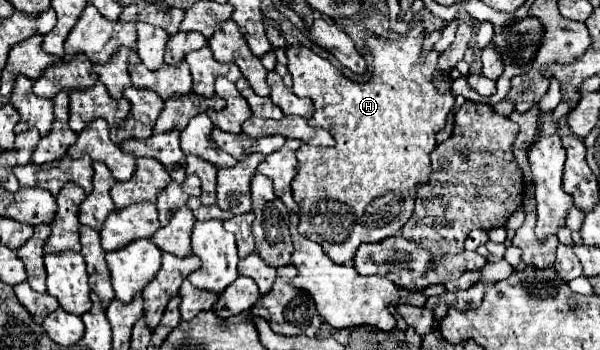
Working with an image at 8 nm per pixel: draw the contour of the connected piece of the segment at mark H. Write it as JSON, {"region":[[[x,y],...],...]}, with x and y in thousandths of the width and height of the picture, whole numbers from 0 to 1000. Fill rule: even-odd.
{"region":[[[695,66],[675,106],[652,123],[635,106],[612,111],[612,134],[622,151],[622,214],[612,237],[582,231],[545,169],[532,163],[515,134],[478,140],[478,197],[488,220],[488,266],[495,277],[515,277],[525,300],[515,357],[548,369],[562,403],[558,420],[505,414],[495,431],[498,489],[485,529],[488,569],[502,591],[498,666],[508,683],[535,700],[555,751],[585,751],[602,694],[632,694],[658,671],[688,609],[692,540],[715,517],[715,443],[728,420],[725,386],[742,363],[742,340],[758,294],[758,277],[752,271],[752,220],[735,214],[728,197],[728,146],[718,146],[708,180],[698,186],[705,106],[708,83],[702,66]],[[535,574],[565,574],[578,591],[555,591],[555,580]]]}

